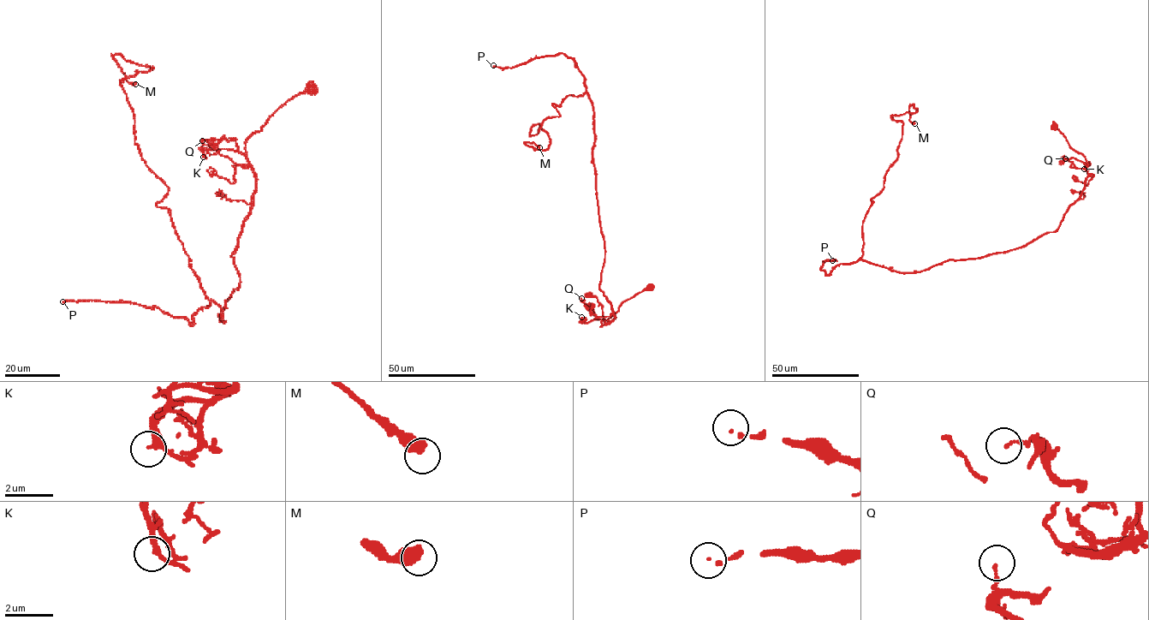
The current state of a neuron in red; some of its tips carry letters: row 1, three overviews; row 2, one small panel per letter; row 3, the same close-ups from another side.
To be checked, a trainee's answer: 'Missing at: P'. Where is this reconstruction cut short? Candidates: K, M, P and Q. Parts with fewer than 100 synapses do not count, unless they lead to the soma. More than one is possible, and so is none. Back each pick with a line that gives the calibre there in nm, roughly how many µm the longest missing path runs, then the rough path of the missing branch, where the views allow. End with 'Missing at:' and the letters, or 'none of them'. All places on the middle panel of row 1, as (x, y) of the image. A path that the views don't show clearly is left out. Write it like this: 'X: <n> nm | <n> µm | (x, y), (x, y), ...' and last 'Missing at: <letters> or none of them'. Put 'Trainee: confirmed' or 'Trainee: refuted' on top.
Trainee: confirmed
P: 90 nm | 70 µm | (493, 65), (474, 71), (473, 82), (469, 87), (479, 88), (474, 93), (458, 90), (451, 82), (453, 76)
Missing at: P

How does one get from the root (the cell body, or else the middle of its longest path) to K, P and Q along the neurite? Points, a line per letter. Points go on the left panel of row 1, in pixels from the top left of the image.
K: (311, 86), (288, 100), (260, 131), (247, 140), (244, 154), (210, 149), (203, 157)
P: (311, 86), (246, 142), (255, 188), (223, 321), (211, 301), (191, 324), (156, 307), (62, 301)
Q: (311, 86), (288, 100), (260, 131), (247, 140), (246, 159), (249, 163), (238, 165), (202, 140)

